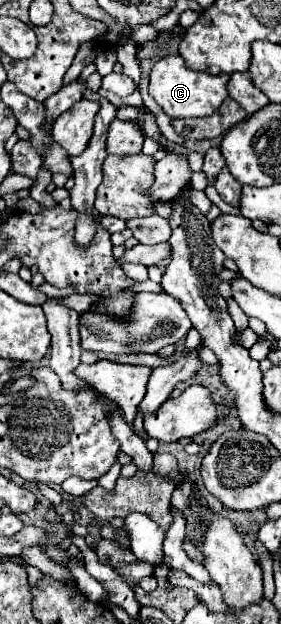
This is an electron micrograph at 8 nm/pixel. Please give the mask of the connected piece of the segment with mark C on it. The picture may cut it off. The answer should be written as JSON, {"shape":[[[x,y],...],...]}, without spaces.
{"shape":[[[165,55],[151,69],[149,95],[173,119],[207,117],[227,99],[227,81],[229,75],[209,75],[201,71],[191,71],[185,67],[185,61],[179,55]]]}

